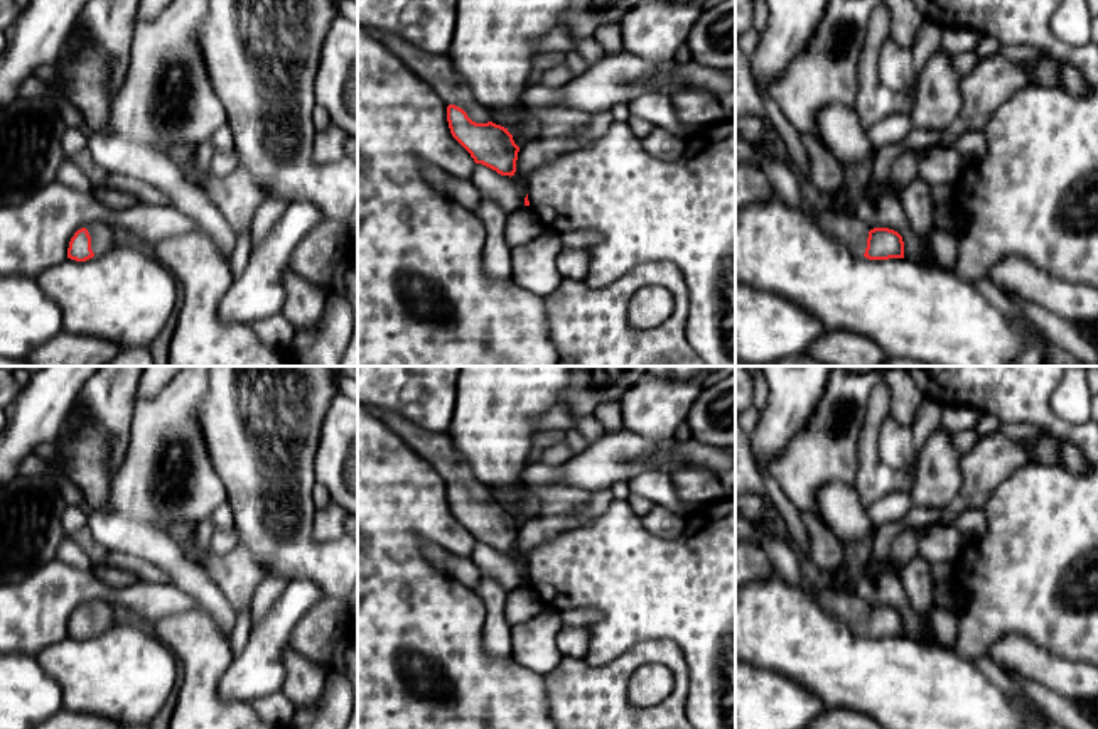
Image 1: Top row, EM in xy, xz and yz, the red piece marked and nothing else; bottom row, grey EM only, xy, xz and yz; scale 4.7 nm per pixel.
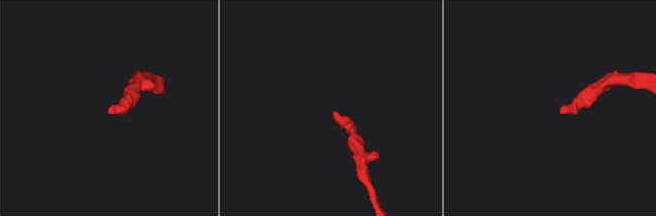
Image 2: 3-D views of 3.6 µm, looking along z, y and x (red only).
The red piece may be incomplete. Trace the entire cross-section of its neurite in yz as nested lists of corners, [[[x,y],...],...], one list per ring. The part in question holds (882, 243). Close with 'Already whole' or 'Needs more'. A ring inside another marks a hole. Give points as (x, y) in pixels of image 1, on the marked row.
[[[833,211],[811,214],[818,228],[838,240],[853,256],[869,260],[904,258],[902,236],[889,228],[870,230],[855,214]]]. Needs more

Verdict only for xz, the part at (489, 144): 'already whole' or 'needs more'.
needs more

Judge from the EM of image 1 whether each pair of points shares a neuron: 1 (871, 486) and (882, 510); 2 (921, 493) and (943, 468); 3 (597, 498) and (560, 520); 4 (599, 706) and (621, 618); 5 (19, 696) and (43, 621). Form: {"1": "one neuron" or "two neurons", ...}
{"1": "two neurons", "2": "one neuron", "3": "one neuron", "4": "two neurons", "5": "two neurons"}

